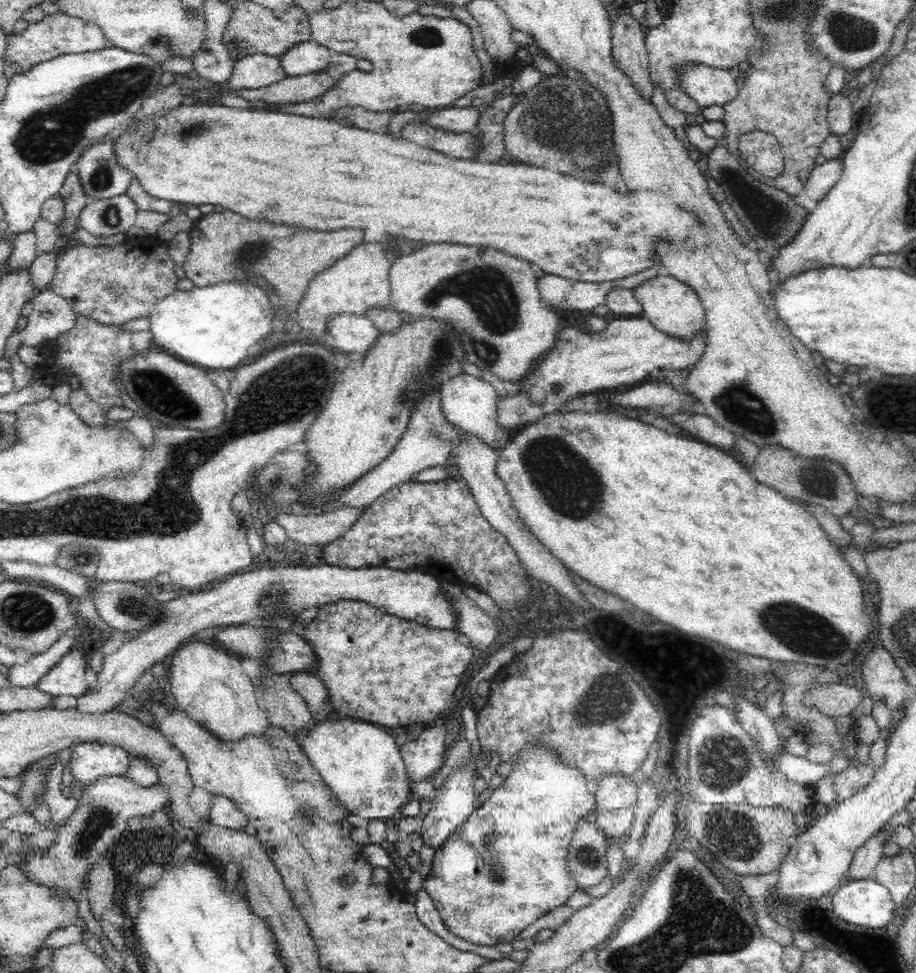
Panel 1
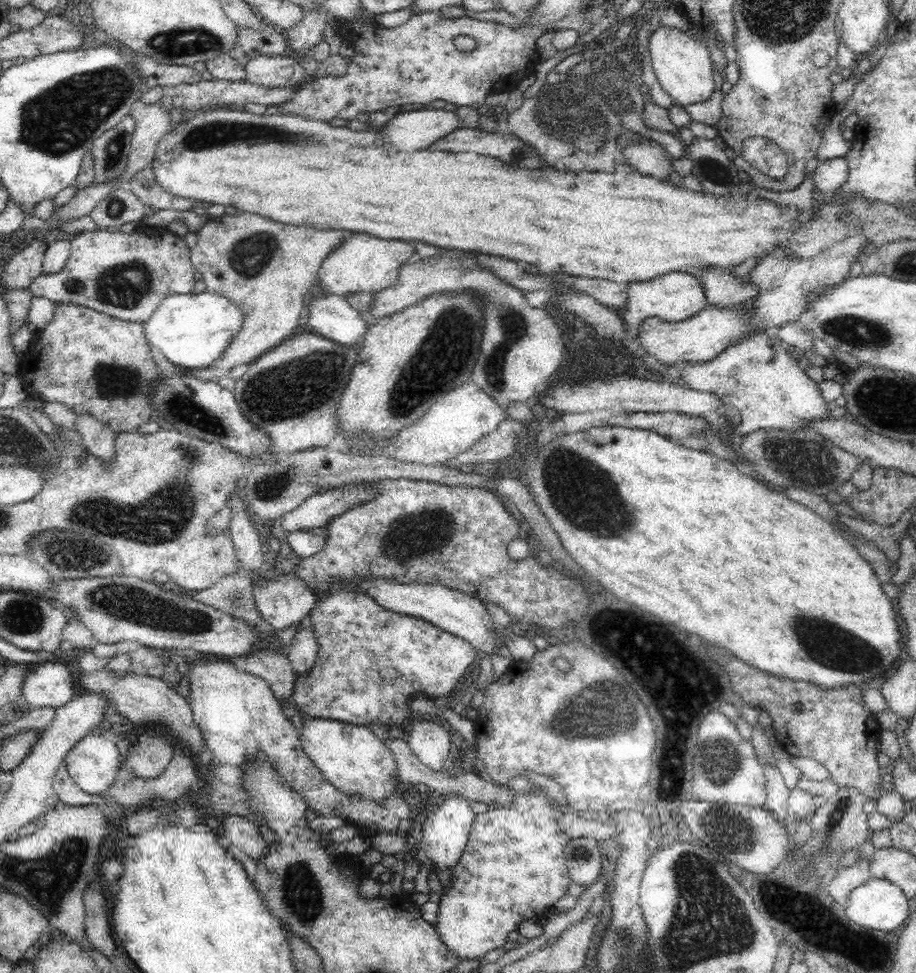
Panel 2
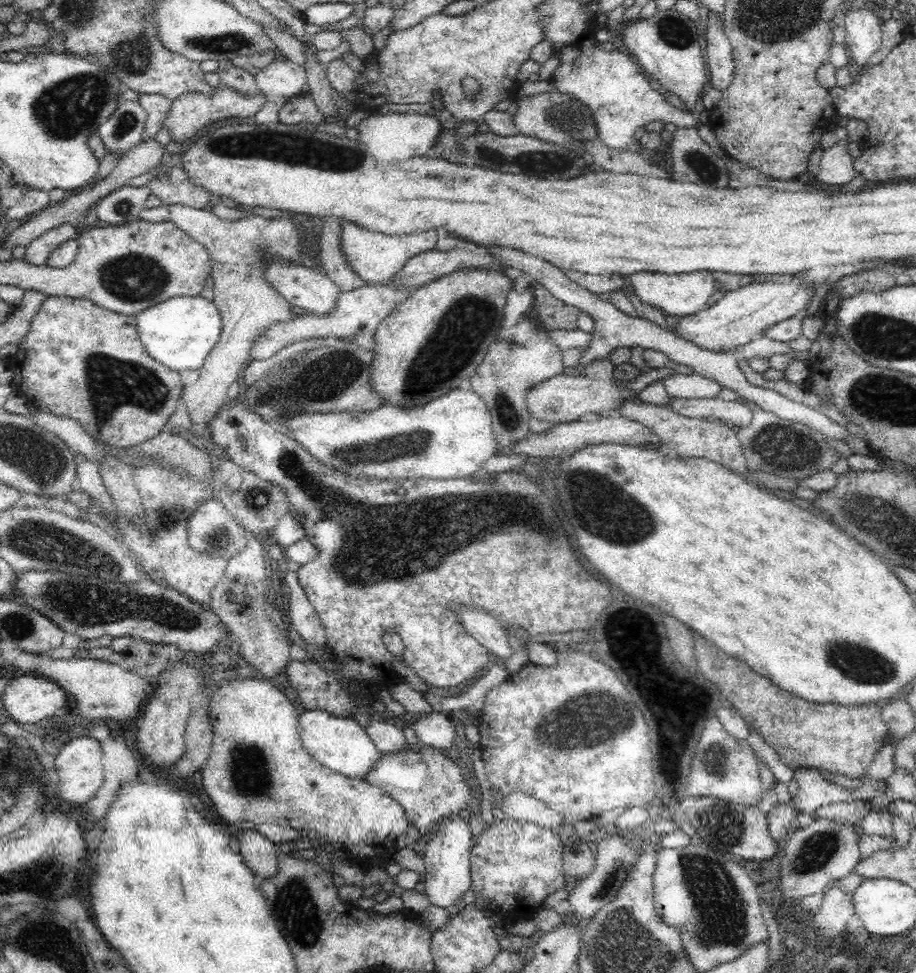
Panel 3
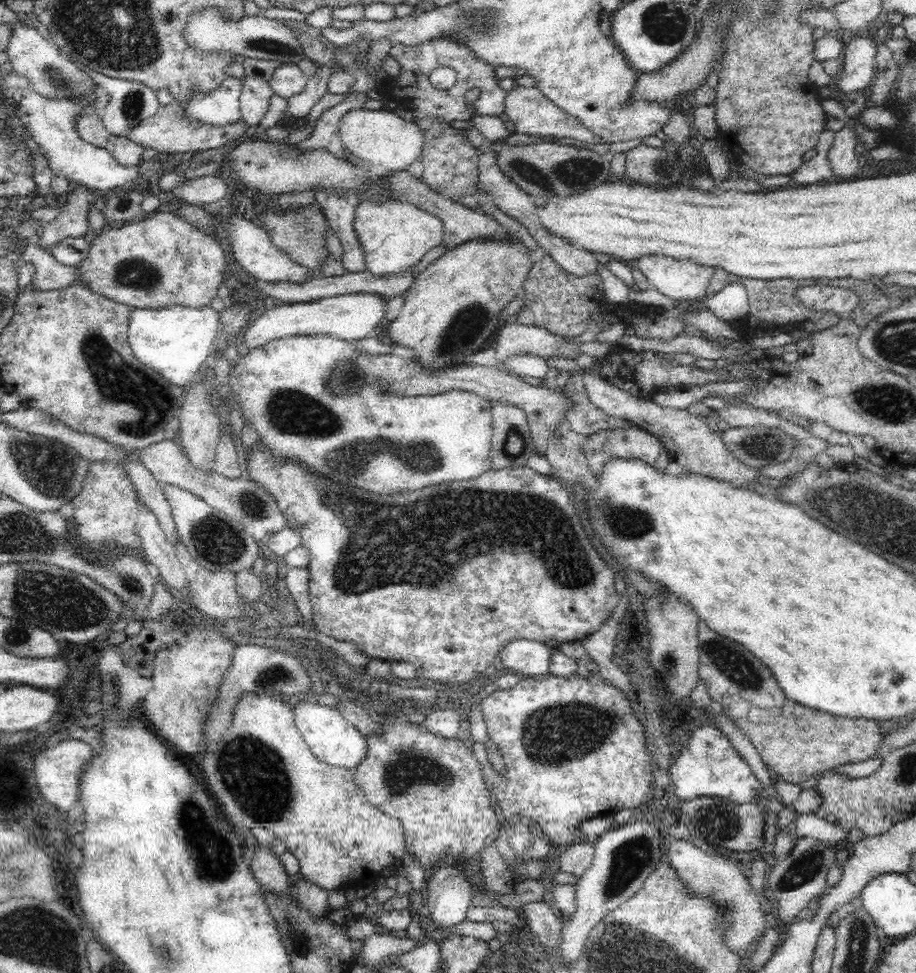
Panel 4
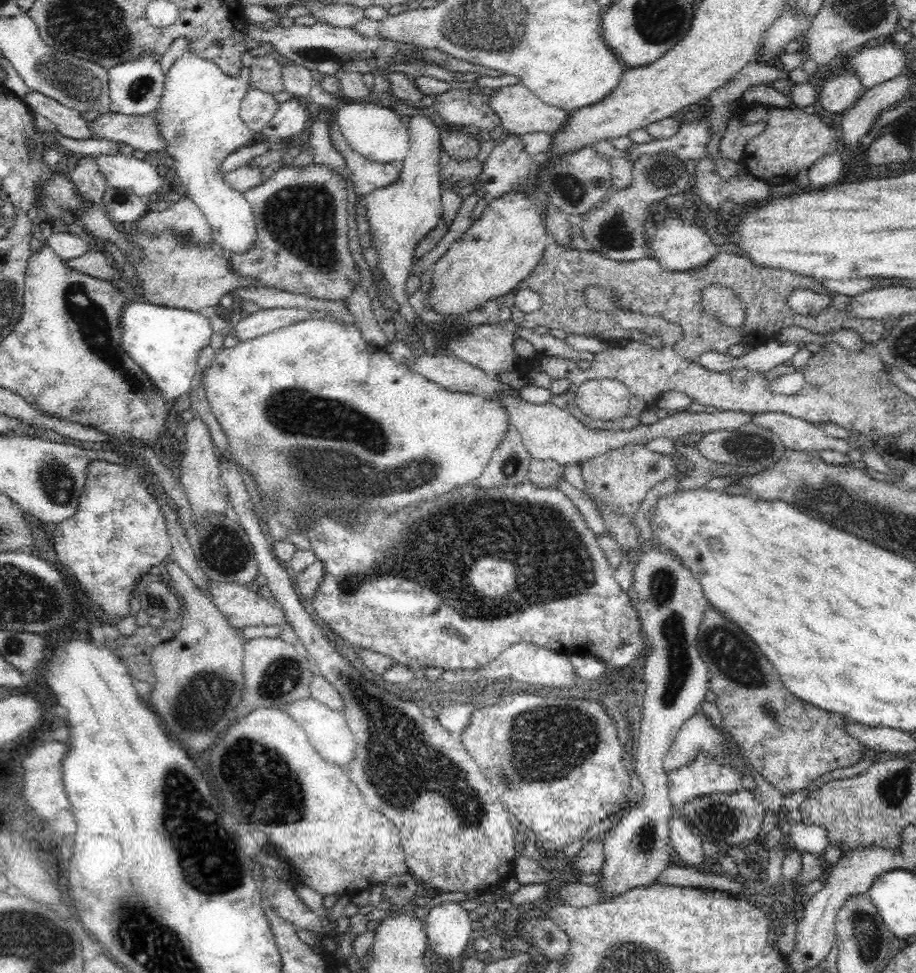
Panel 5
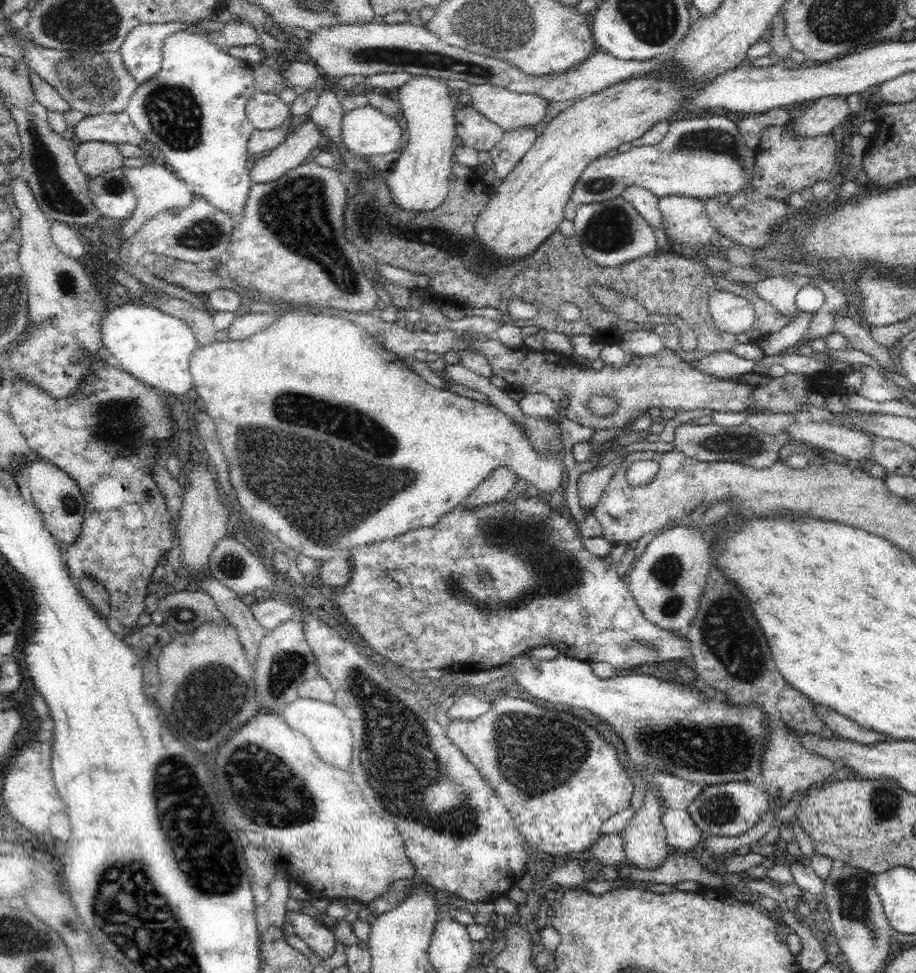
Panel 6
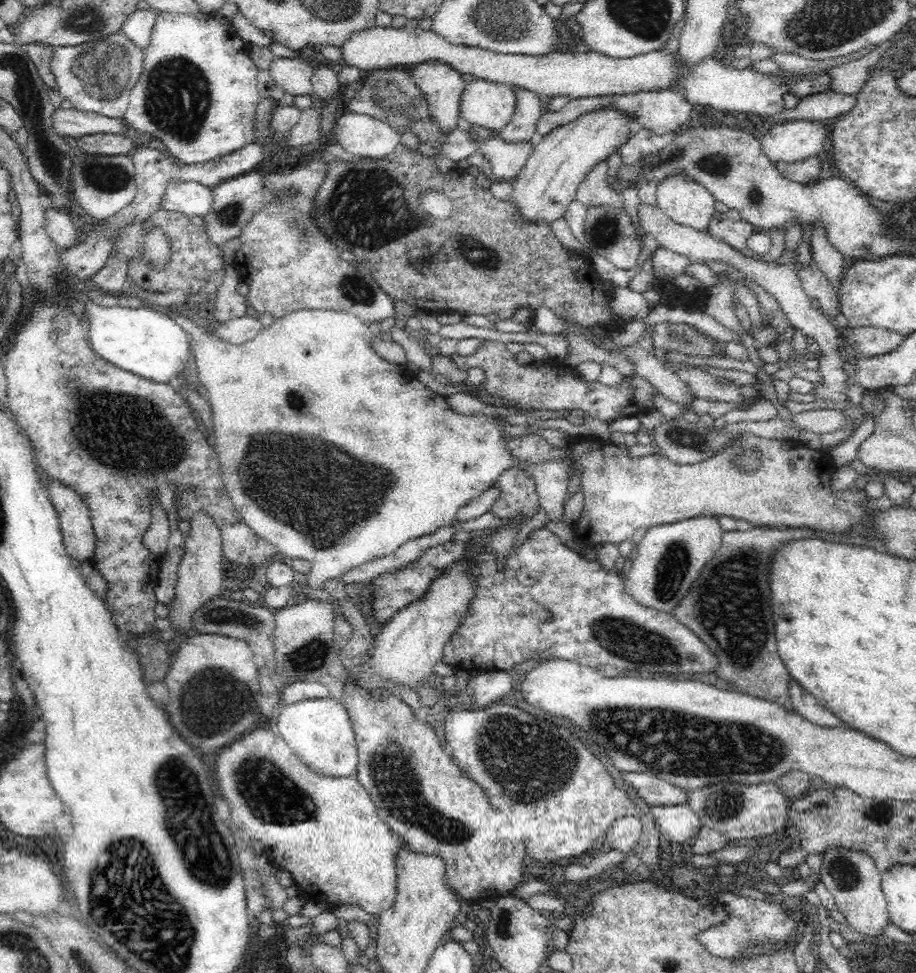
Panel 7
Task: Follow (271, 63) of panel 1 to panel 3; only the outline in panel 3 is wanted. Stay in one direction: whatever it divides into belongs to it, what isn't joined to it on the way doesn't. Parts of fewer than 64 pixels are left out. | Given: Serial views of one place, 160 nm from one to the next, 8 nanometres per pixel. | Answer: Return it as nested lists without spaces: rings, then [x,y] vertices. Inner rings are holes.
[[[277,57],[272,64],[259,70],[255,79],[261,94],[281,107],[291,98],[307,92],[306,69],[283,57]]]

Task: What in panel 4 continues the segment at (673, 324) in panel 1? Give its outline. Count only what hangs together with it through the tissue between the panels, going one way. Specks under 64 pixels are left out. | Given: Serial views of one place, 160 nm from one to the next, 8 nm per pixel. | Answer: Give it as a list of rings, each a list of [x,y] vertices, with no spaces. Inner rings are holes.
[[[646,254],[636,260],[650,287],[672,300],[692,300],[704,294],[714,276],[716,267],[700,266],[691,260],[676,260],[663,254]]]

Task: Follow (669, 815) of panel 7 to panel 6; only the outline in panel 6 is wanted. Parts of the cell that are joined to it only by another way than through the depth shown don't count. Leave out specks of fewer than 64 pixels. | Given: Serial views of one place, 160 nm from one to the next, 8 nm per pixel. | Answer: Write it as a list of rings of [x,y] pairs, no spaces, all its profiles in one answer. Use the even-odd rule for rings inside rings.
[[[666,808],[660,820],[666,842],[671,847],[690,850],[700,842],[701,831],[687,809]]]

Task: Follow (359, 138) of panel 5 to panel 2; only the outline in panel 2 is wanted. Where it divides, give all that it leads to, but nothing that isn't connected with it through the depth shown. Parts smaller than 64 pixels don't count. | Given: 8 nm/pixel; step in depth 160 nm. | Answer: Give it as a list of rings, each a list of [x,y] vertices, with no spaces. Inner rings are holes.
[[[442,109],[412,110],[397,113],[378,132],[394,149],[405,153],[434,147],[437,140],[460,127],[455,112]]]

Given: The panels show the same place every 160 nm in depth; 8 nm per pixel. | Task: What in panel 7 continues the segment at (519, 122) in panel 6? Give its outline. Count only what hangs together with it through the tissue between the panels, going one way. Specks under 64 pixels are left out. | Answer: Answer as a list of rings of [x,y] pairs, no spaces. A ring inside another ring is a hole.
[[[476,78],[465,84],[458,109],[463,125],[498,132],[510,122],[514,108],[516,97],[509,84]]]

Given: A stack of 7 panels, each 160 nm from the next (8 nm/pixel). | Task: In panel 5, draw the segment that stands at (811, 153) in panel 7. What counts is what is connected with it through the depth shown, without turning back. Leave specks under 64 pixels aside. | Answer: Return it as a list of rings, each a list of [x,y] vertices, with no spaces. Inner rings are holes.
[[[844,71],[826,81],[817,93],[817,107],[825,116],[839,119],[852,108],[860,95],[865,92],[861,82],[852,73]]]

